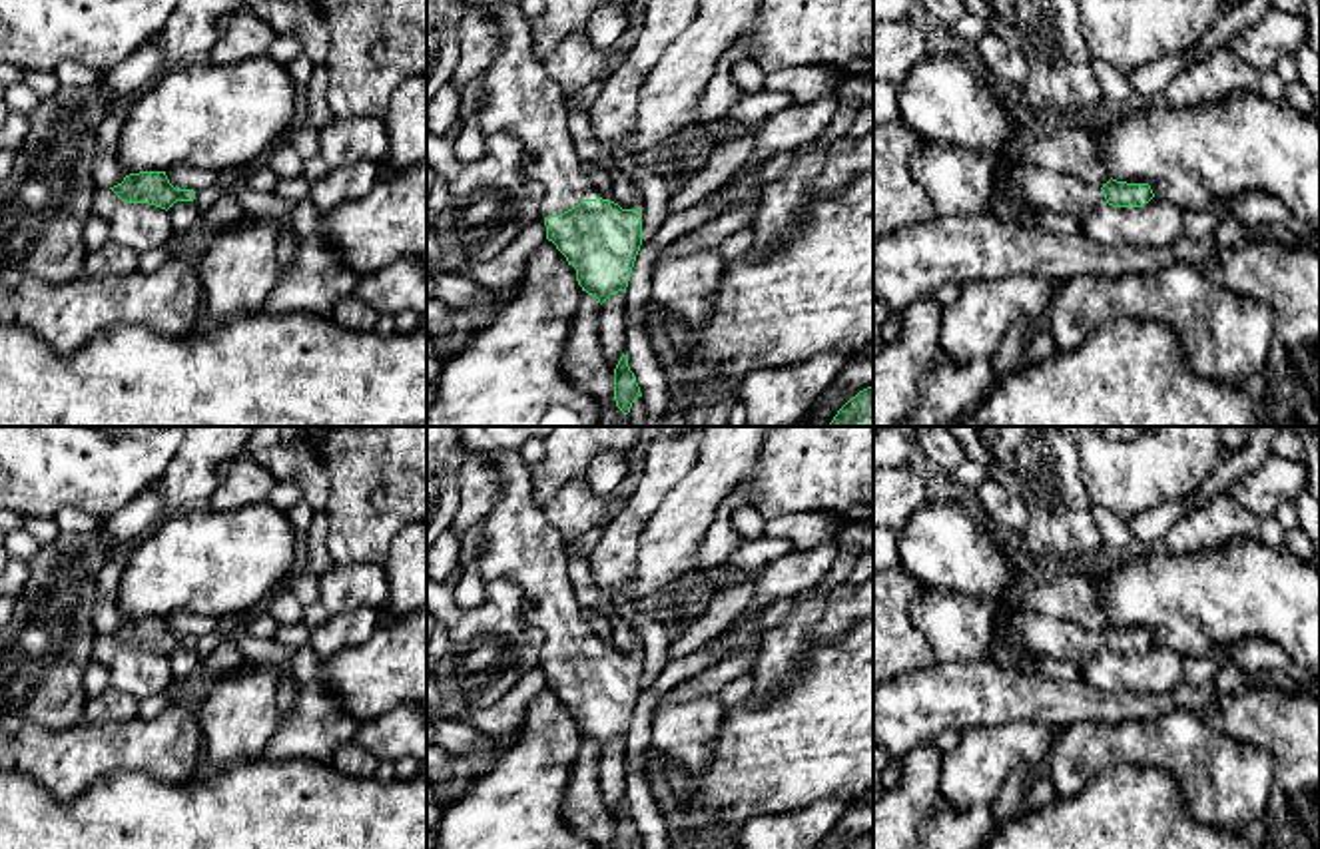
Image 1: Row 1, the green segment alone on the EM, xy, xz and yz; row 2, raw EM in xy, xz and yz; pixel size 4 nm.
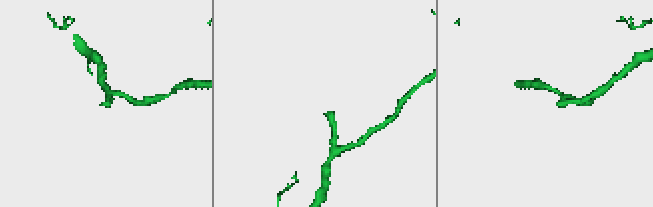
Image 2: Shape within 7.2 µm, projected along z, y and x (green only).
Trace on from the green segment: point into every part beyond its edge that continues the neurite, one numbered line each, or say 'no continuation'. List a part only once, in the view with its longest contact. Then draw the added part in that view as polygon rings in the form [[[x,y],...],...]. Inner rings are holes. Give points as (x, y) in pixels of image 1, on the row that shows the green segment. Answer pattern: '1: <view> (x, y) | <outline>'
1: xz (519, 96) | [[[518,2],[483,4],[500,30],[500,48],[491,68],[479,78],[483,104],[477,108],[481,130],[489,136],[508,132],[522,142],[522,171],[542,185],[542,217],[560,215],[592,195],[572,136],[566,128],[566,96],[534,58],[532,26]]]

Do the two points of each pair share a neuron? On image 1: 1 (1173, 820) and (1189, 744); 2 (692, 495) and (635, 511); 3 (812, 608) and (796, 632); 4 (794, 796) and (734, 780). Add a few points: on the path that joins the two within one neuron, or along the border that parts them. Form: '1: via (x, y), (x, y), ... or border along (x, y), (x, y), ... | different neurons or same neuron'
1: border along (1137, 766), (1165, 768), (1187, 810), (1207, 826) | different neurons
2: border along (692, 467), (666, 495), (637, 543) | different neurons
3: via (806, 614), (800, 626) | same neuron
4: via (780, 782), (748, 780) | same neuron

